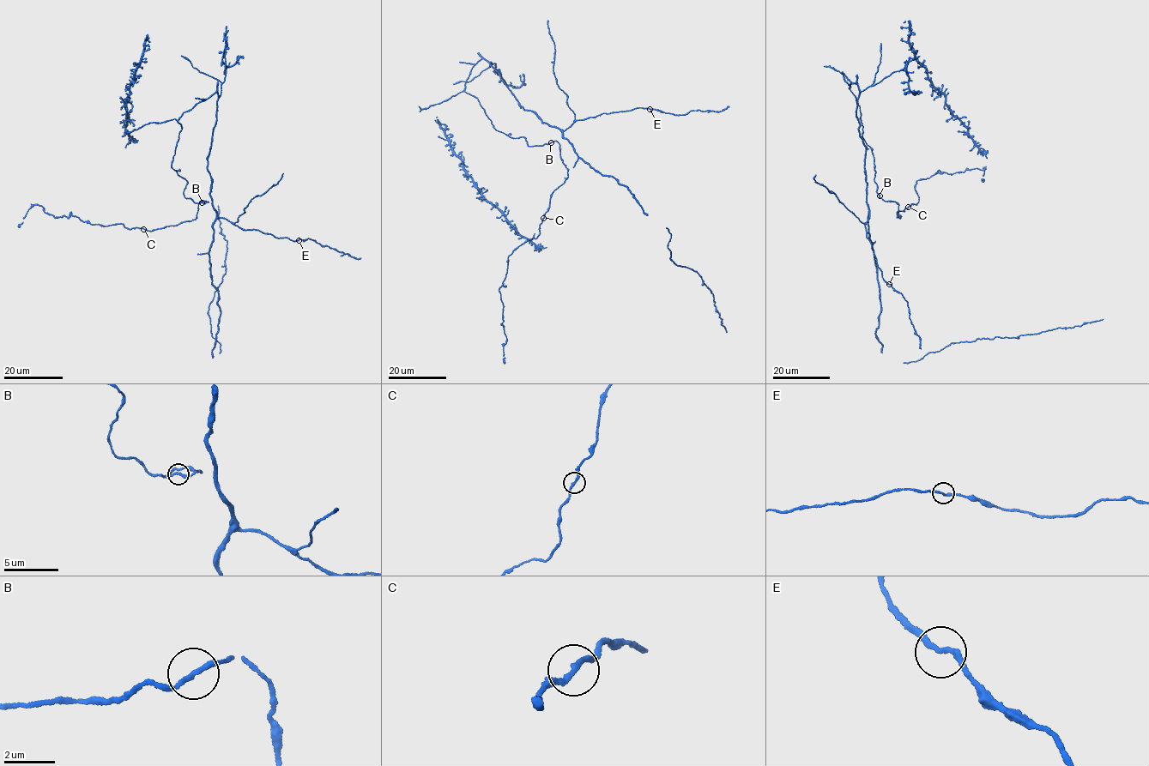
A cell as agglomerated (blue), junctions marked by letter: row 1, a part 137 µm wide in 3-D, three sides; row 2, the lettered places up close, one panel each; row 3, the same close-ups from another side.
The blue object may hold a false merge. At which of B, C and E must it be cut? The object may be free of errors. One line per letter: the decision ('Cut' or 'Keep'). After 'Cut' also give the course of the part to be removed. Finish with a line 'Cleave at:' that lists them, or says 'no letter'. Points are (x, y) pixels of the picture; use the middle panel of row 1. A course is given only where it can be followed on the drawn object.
B: Keep
C: Keep
E: Keep
Cleave at: no letter

